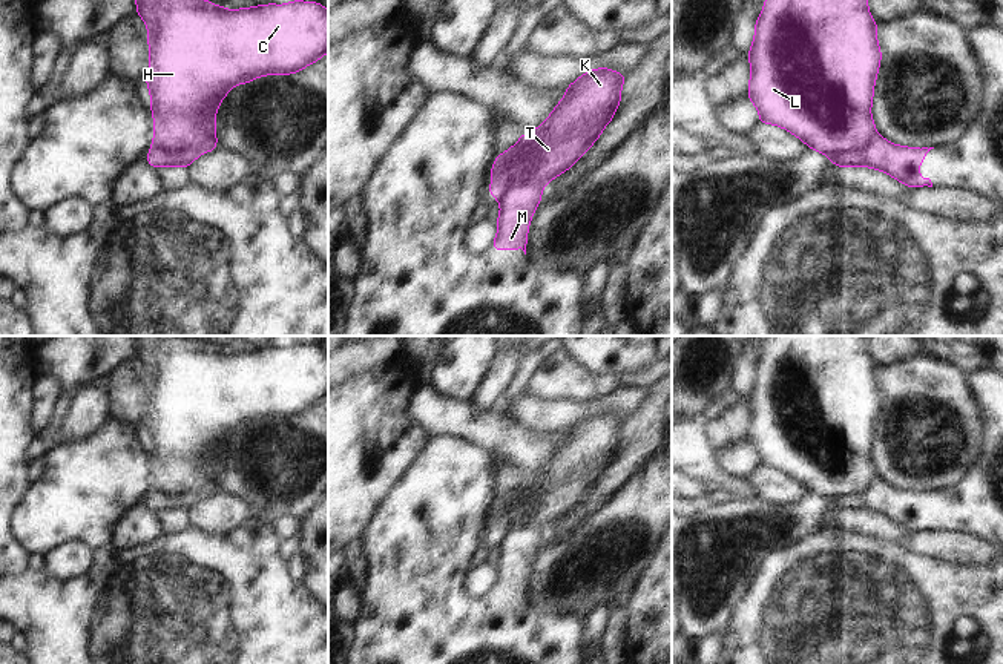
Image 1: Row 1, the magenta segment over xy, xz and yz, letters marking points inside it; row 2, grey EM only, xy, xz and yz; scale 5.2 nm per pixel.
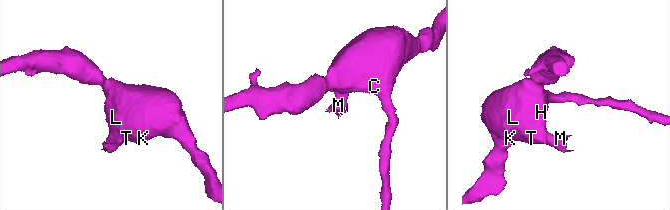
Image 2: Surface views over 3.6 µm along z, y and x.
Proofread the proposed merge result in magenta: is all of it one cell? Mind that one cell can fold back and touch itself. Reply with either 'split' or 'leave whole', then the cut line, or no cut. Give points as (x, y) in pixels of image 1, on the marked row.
split; cut in xz along (493, 181), (506, 175), (523, 157), (526, 170), (543, 184)

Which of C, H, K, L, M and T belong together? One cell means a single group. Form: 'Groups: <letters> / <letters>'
Groups: C H K L T / M.

